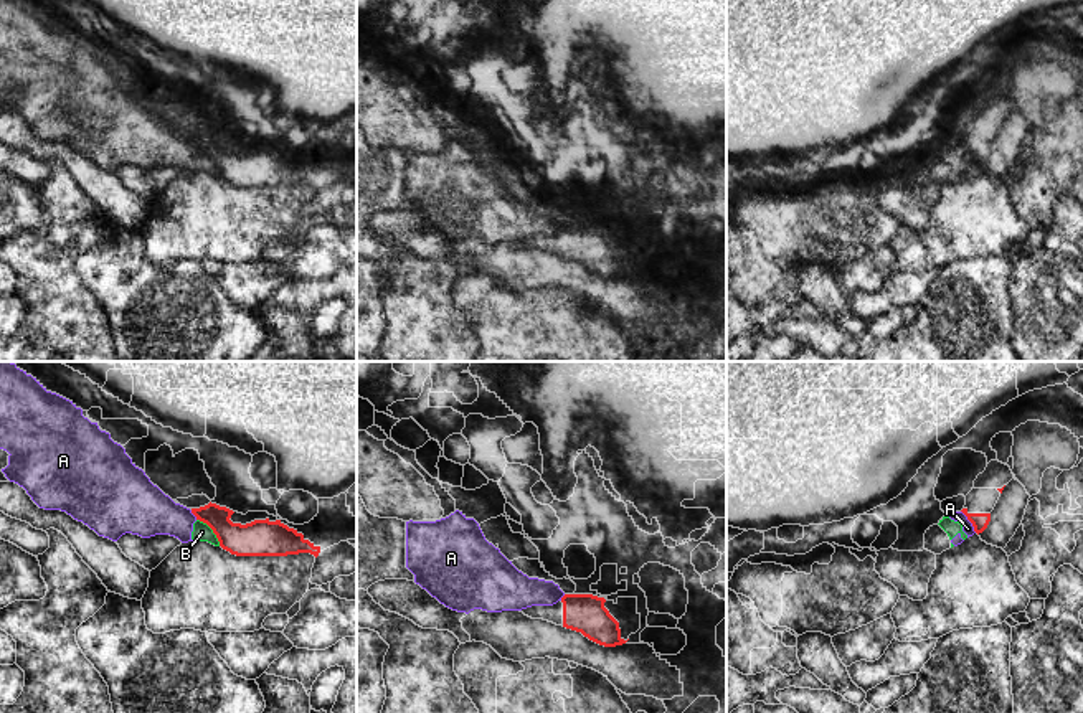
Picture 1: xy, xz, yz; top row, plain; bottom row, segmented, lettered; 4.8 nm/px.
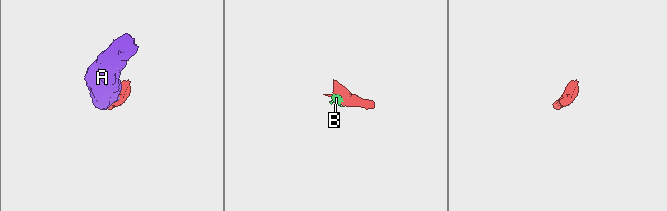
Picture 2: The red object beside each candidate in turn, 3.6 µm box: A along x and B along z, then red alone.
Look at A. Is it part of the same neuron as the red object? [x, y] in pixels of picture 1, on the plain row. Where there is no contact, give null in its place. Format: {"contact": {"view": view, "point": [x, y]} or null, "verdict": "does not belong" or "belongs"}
{"contact": {"view": "yz", "point": [969, 151]}, "verdict": "does not belong"}

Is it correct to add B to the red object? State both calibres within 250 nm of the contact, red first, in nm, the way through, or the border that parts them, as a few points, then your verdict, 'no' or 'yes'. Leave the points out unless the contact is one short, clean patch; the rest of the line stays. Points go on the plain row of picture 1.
calibres 180 and 90 nm; border xy (197, 149), (212, 160), (220, 175); no

